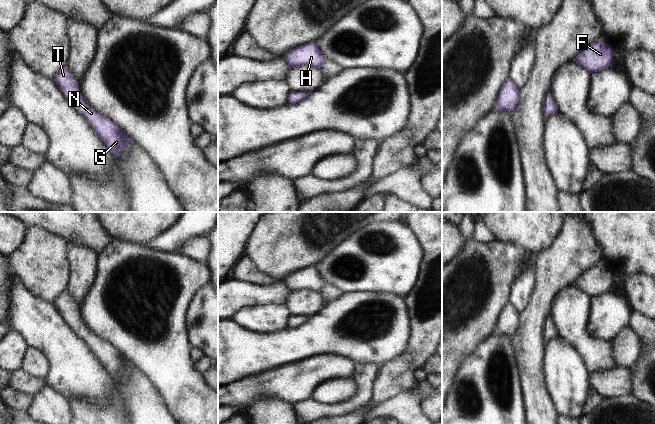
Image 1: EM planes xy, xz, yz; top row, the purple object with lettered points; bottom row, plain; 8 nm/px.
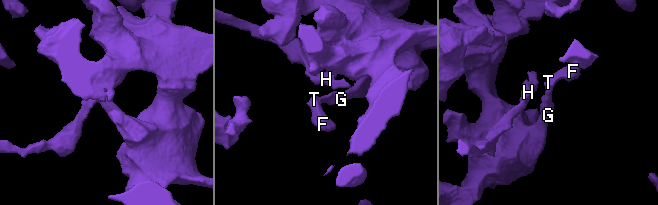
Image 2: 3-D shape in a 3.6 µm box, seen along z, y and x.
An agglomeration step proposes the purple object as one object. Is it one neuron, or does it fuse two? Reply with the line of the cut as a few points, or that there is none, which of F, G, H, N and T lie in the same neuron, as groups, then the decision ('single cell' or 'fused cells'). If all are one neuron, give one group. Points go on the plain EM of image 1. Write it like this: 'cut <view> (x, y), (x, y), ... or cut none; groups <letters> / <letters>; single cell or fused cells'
cut none; groups F G H N T; single cell

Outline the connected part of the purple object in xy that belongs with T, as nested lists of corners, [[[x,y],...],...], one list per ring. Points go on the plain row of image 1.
[[[67,290],[63,291],[53,304],[115,381],[119,380],[123,374],[127,374],[131,364],[114,346],[89,329],[81,319],[79,308]]]

